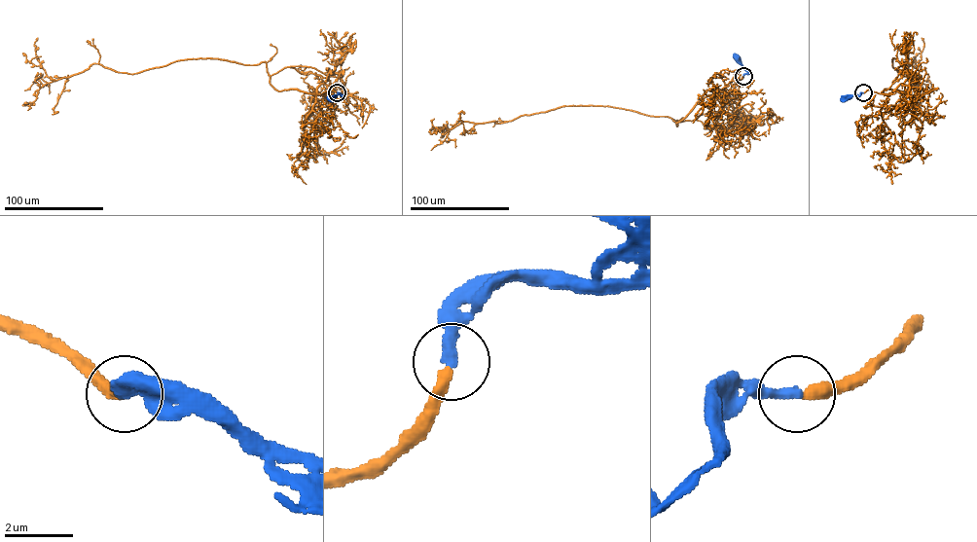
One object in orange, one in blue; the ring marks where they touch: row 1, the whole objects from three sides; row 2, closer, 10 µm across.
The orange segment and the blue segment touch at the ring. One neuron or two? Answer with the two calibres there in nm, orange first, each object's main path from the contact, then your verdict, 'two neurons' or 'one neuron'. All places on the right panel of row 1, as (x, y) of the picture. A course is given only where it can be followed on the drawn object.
calibres 360 and 320 nm; course orange (863, 92), (905, 90), (906, 63), (892, 59), (899, 74), (910, 63), (907, 80), (921, 59), (922, 38); course blue (863, 92), (843, 98); one neuron

